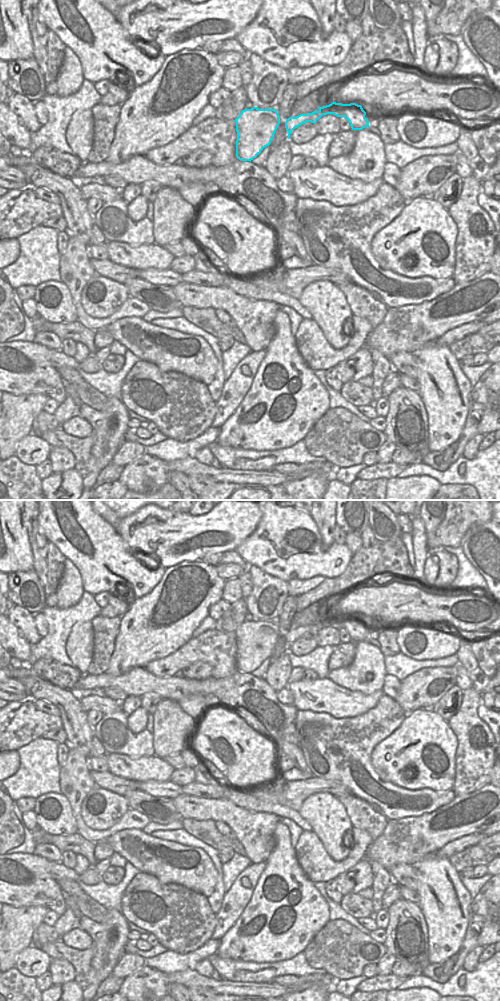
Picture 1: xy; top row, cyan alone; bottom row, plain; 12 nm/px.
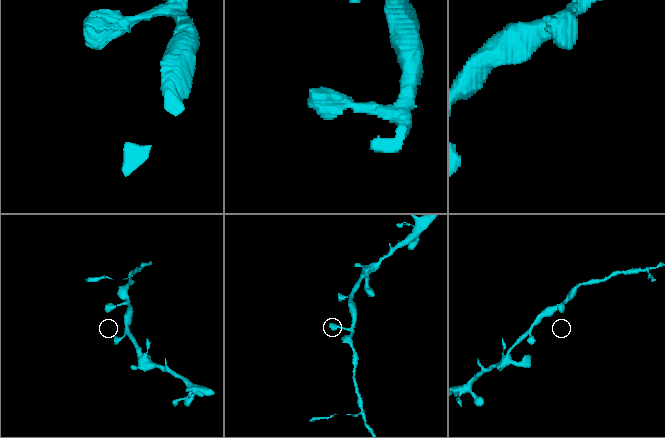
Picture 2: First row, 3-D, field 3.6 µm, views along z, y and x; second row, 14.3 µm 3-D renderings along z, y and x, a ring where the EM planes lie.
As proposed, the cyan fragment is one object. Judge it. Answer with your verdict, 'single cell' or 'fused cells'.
single cell

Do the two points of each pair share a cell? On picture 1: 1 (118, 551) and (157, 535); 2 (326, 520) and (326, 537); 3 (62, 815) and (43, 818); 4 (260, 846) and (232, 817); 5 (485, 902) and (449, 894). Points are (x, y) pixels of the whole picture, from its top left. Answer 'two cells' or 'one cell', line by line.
1: two cells
2: one cell
3: one cell
4: one cell
5: two cells

